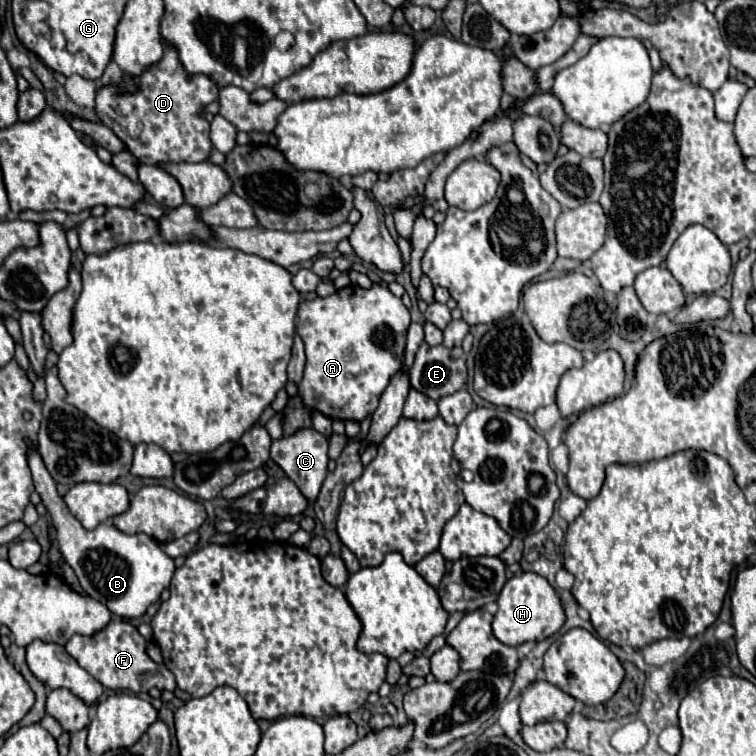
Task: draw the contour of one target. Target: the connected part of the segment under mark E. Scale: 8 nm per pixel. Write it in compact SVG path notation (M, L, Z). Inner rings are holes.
M421 343L409 377L413 389L439 401L467 383L467 367L465 359L453 359L451 351L443 345L429 347L427 343Z

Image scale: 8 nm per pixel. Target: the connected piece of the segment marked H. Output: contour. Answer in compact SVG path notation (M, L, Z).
M523 573L505 583L497 597L497 613L493 619L493 633L505 645L521 645L527 641L543 641L557 633L565 623L565 611L559 595L549 581L537 573Z

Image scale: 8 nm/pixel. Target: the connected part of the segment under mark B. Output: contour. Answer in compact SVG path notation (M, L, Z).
M35 449L29 451L29 467L33 473L35 489L41 495L41 503L45 505L55 527L57 547L65 561L73 567L83 591L89 597L107 605L113 615L119 615L123 619L141 617L147 607L159 599L163 589L169 587L169 581L175 573L173 559L165 555L161 545L145 533L127 535L111 523L101 523L93 531L83 529L81 523L69 513L63 497L57 493L55 481L51 479L49 471L41 461L41 455Z

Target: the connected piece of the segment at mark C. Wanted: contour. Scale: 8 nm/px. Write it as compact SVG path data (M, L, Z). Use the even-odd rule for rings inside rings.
M299 429L293 437L283 437L273 441L271 459L287 473L287 477L299 487L299 491L307 497L307 501L315 503L327 475L327 463L329 463L327 437L317 433L315 429Z

